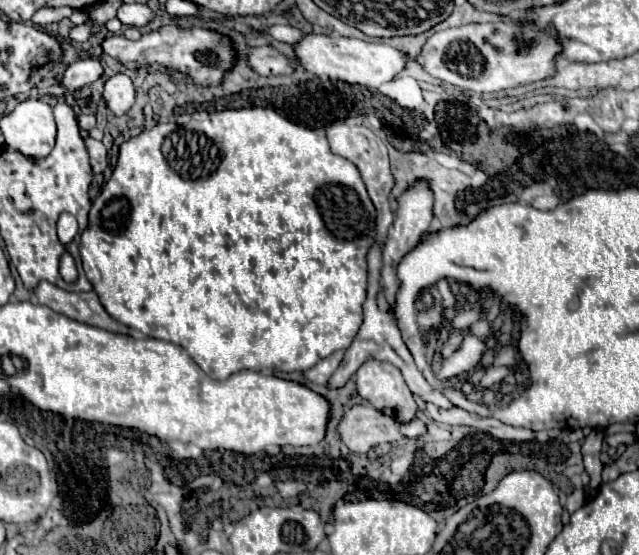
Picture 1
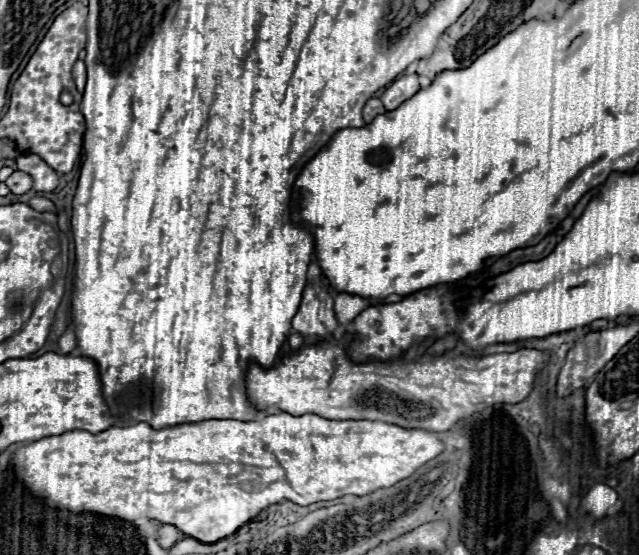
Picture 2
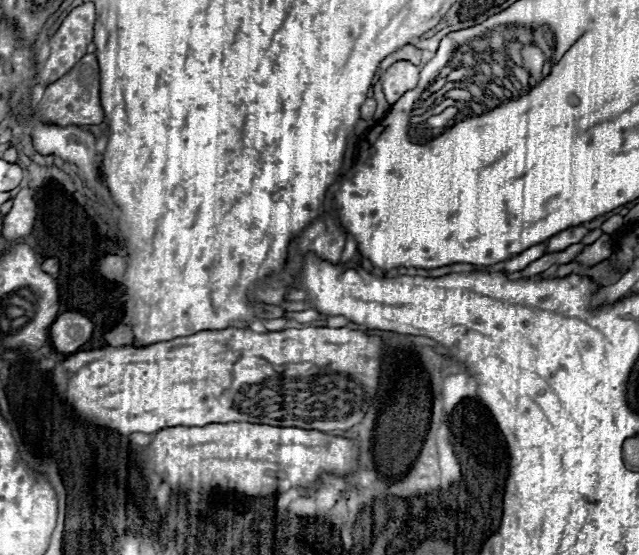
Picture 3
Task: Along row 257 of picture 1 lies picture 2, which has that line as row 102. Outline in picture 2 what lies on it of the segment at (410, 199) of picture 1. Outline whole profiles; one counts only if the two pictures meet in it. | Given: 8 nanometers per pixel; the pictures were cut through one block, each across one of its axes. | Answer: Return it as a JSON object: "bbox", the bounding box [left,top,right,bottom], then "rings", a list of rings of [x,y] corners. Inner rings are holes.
{"bbox":[382,74,420,110],"rings":[[[410,74],[410,76],[402,76],[396,82],[392,82],[384,94],[382,94],[382,102],[386,110],[396,110],[402,102],[406,102],[408,98],[412,98],[416,92],[420,90],[418,86],[418,76]]]}

